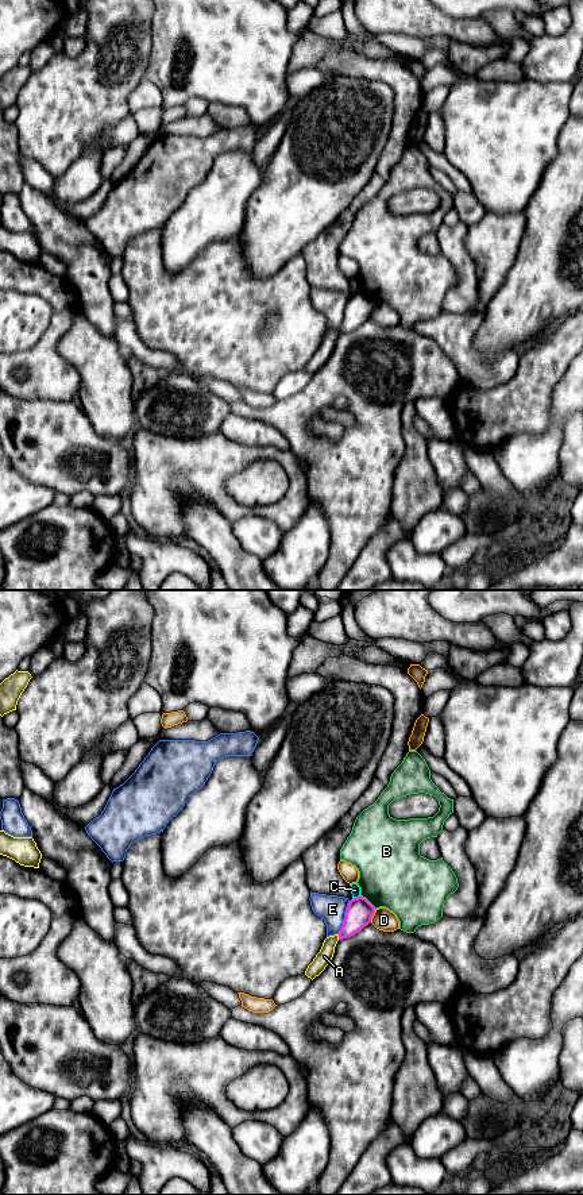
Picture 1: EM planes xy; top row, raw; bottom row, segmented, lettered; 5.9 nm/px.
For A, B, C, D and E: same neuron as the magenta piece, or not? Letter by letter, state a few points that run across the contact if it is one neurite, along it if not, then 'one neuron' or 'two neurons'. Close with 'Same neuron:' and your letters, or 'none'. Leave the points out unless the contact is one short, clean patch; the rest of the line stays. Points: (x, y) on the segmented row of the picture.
A: two neurons
B: two neurons
C: xy (359, 895), (352, 899) | two neurons
D: two neurons
E: two neurons
Same neuron: none

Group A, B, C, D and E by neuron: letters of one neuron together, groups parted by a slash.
A C / B / D / E

